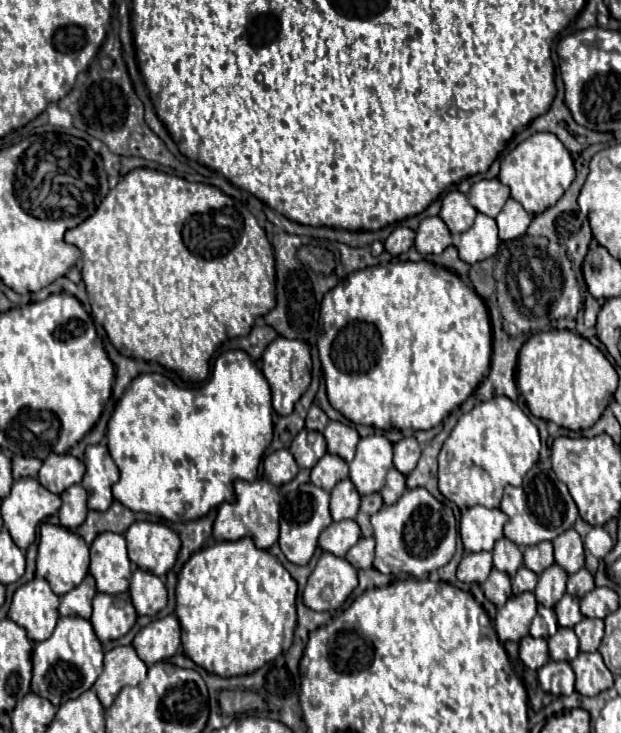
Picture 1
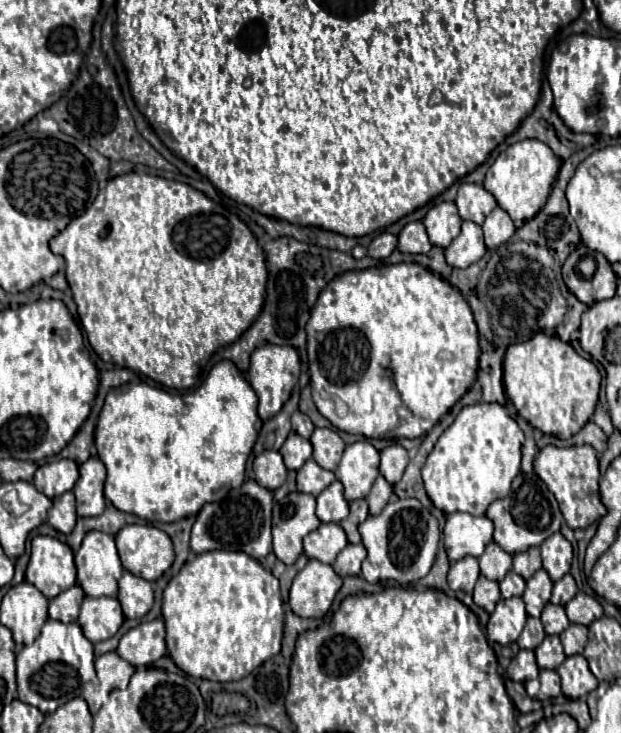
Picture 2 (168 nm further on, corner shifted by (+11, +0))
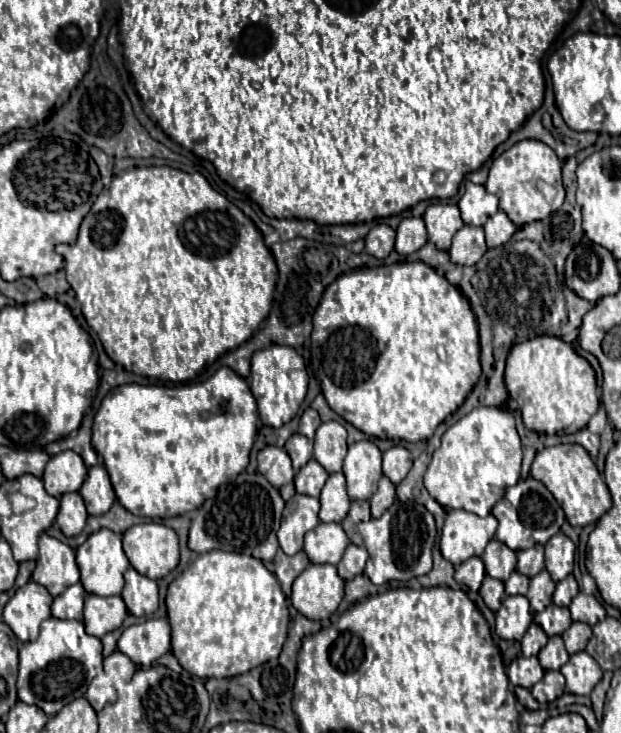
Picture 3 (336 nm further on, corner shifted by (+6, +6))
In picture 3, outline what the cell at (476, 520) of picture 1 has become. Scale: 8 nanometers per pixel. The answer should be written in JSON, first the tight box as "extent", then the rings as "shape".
{"extent":[440,509,498,565],"shape":[[[462,509],[448,511],[440,537],[442,557],[452,565],[460,565],[470,557],[480,557],[486,543],[494,537],[496,527],[498,521],[494,515],[478,517]]]}

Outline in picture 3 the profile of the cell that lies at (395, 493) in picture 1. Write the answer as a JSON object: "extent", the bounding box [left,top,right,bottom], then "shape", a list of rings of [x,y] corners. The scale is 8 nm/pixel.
{"extent":[370,477,396,517],"shape":[[[382,477],[378,481],[378,491],[374,493],[374,497],[370,499],[370,507],[372,507],[372,517],[382,517],[382,513],[394,503],[396,499],[396,487],[390,483],[390,479]]]}

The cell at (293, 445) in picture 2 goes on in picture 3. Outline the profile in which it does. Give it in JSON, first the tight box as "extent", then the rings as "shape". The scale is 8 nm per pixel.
{"extent":[284,433,312,471],"shape":[[[294,433],[294,435],[286,441],[284,449],[288,451],[288,455],[290,455],[292,465],[294,465],[296,471],[312,459],[312,441],[306,439],[306,437],[302,437],[300,433]]]}

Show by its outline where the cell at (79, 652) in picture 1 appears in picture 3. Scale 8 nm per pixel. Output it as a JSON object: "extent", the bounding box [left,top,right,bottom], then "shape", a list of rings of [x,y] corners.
{"extent":[18,617,102,715],"shape":[[[50,617],[42,621],[40,635],[32,643],[20,647],[18,699],[40,707],[46,715],[56,715],[70,701],[84,697],[90,681],[102,669],[102,643],[84,631],[80,621],[62,621]]]}

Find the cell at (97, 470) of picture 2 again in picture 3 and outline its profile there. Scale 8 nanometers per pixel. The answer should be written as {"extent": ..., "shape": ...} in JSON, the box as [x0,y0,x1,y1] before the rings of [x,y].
{"extent":[80,465,116,515],"shape":[[[96,465],[88,471],[88,477],[80,487],[80,495],[86,501],[86,509],[90,515],[102,515],[110,511],[116,495],[110,483],[110,475],[102,465]]]}

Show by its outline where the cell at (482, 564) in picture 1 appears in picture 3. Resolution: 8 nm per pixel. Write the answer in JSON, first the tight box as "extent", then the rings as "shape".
{"extent":[456,557,484,591],"shape":[[[470,557],[470,561],[464,561],[456,567],[456,581],[460,585],[466,585],[470,591],[478,591],[484,579],[484,563],[480,557]]]}

